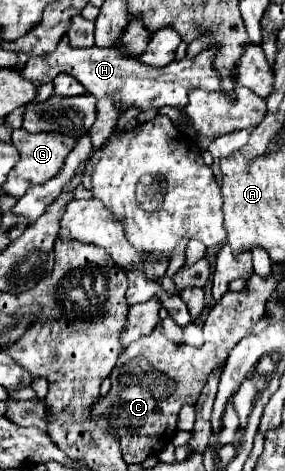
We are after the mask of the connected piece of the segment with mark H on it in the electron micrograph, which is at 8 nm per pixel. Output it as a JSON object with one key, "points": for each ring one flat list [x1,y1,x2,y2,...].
{"points":[[67,36,61,38,53,54,45,58,29,58,29,64,25,66,21,76,31,80,33,84,43,84,43,82,53,82,53,78,61,72,77,78,87,88,87,92,91,92,95,98,109,96,109,98,121,100,125,110,131,106,137,106,141,112,151,108,163,108,163,106,183,110,187,106,187,96,191,90,205,88,205,90,217,92,221,88,219,72,213,70,211,50,203,50,195,58,185,56,181,60,173,60,163,68,153,68,141,62,135,62,133,58,125,58,119,50,103,50,99,46,75,48,69,44]]}

